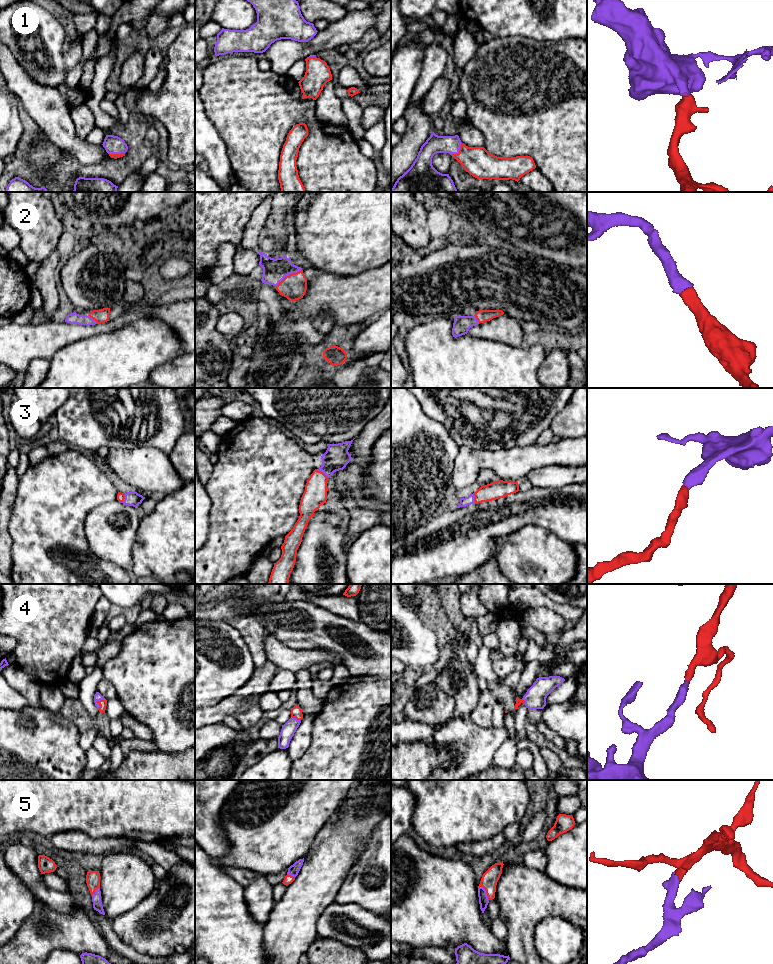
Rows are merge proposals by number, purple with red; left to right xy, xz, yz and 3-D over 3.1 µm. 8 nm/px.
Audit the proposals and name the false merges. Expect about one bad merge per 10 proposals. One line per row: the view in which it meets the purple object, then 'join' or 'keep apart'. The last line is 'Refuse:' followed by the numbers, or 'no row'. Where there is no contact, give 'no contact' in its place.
1: contact in yz; join
2: contact in xz; join
3: contact in xz; join
4: contact in xy; join
5: contact in yz; join
Refuse: no row

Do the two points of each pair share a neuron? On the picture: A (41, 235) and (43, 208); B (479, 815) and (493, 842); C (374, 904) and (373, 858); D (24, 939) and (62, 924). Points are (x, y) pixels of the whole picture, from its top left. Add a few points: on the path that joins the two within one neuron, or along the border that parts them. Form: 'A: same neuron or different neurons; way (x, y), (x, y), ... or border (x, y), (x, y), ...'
A: same neuron; way (42, 228), (42, 215)
B: different neurons; border (501, 831), (491, 836), (468, 842)
C: same neuron; way (373, 893), (369, 887), (373, 883), (373, 869)
D: same neuron; way (33, 939), (53, 931)

